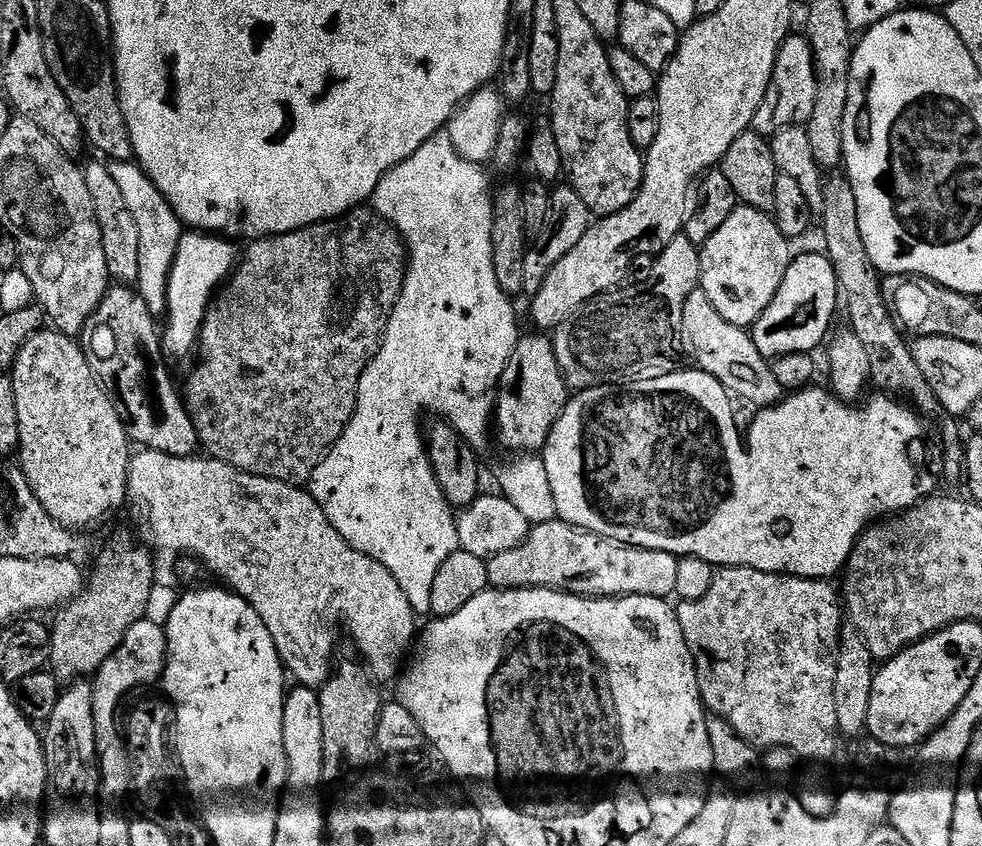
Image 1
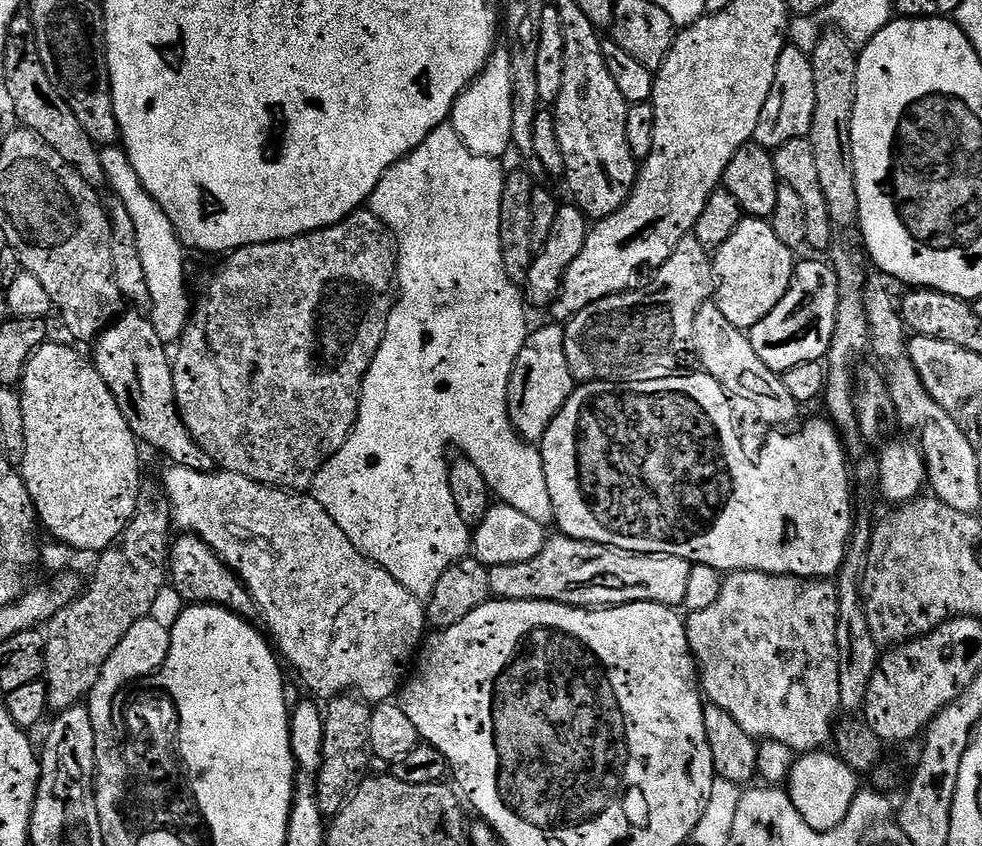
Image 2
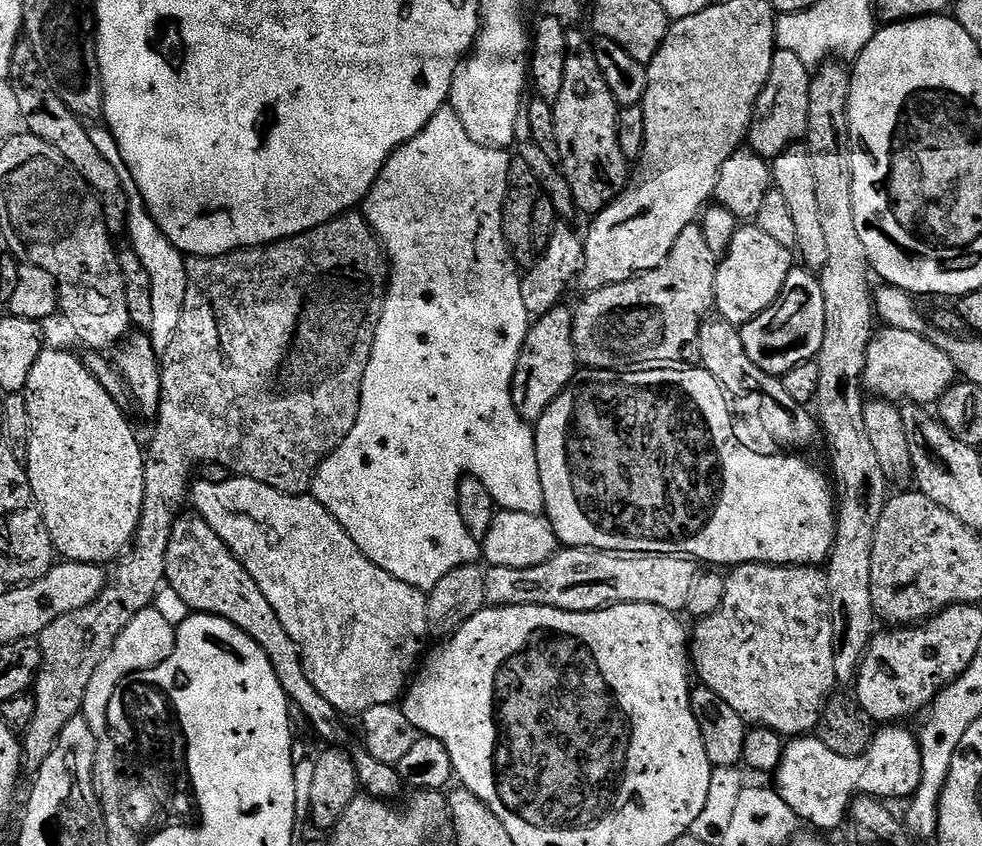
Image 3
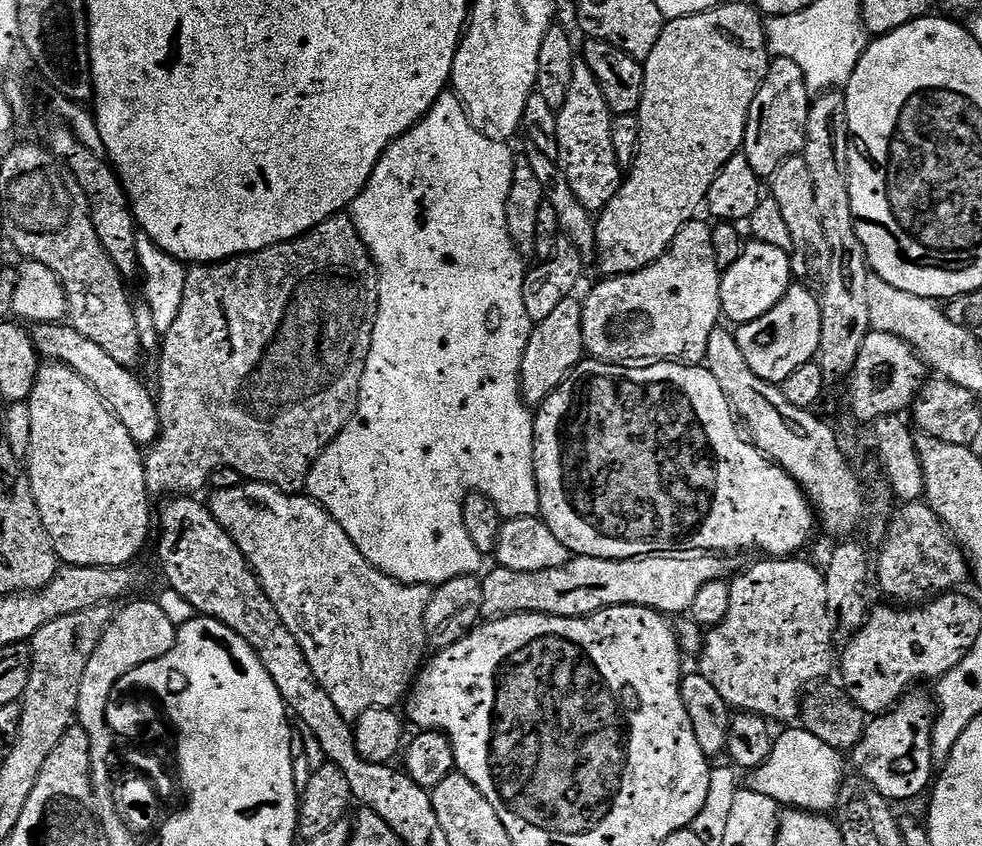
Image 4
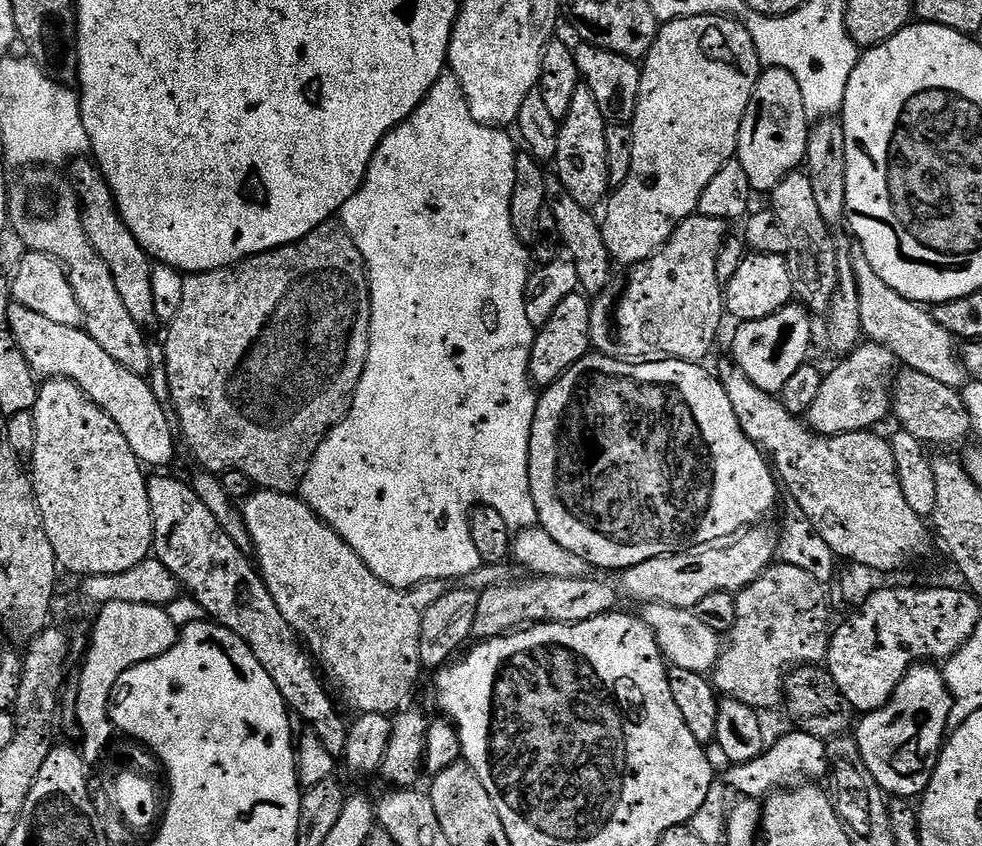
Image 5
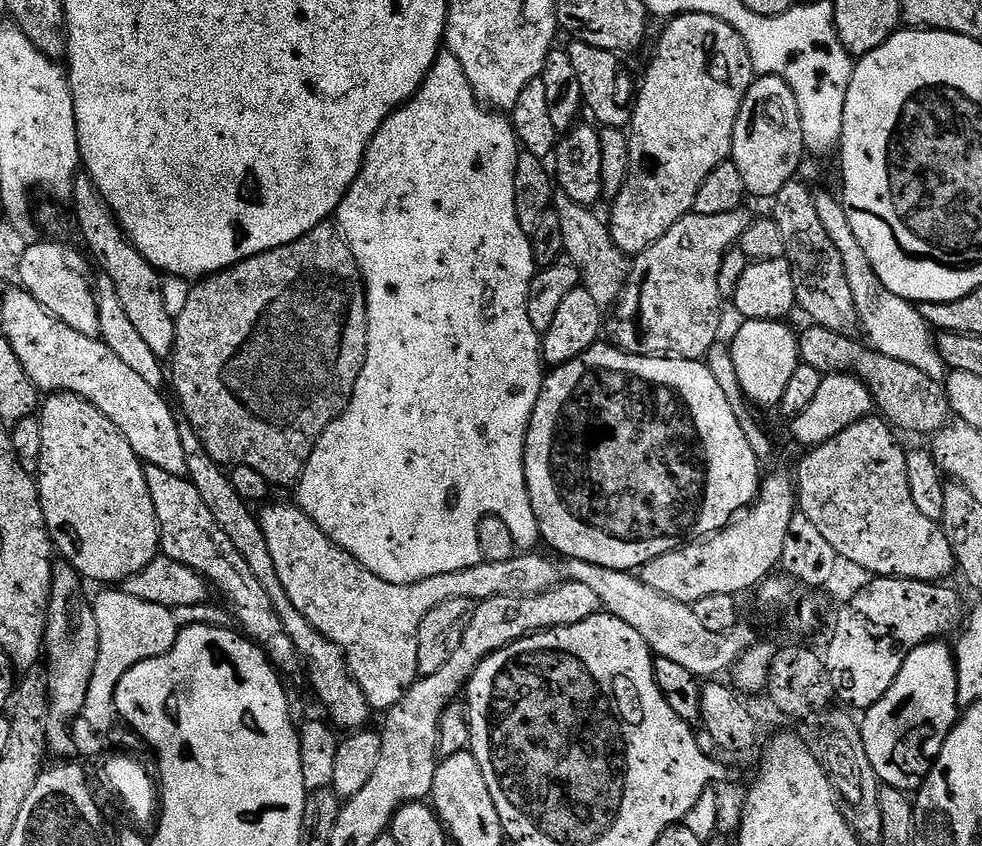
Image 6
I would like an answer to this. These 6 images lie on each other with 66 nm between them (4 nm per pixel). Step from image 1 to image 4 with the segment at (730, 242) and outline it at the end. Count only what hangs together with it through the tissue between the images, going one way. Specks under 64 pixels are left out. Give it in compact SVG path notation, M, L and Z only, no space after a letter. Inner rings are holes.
M752 240L745 243L742 254L738 254L738 262L723 269L720 277L720 310L723 319L729 320L729 325L739 326L762 318L762 314L774 310L774 306L782 302L793 283L792 257L789 253L778 250L778 246L766 246L766 242Z

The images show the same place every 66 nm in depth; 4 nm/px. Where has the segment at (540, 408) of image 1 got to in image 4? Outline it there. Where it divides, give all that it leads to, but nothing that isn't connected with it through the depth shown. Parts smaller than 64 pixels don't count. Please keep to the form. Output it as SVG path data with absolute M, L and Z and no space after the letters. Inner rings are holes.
M575 295L567 296L542 322L532 325L532 333L526 342L526 354L522 354L520 367L520 396L525 404L539 406L560 383L585 359L582 338L583 303Z

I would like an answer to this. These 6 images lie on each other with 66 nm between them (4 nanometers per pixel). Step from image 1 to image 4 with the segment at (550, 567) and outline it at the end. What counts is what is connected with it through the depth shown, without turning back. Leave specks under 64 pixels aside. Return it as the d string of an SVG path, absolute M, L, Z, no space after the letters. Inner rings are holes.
M706 552L657 554L629 560L577 556L568 559L566 566L533 572L506 570L496 566L482 580L483 615L499 618L516 616L519 612L537 612L547 616L593 616L604 608L633 604L676 618L691 613L694 598L702 591L702 586L706 586L706 582L728 580L733 575L732 564L728 560L731 559L727 555Z

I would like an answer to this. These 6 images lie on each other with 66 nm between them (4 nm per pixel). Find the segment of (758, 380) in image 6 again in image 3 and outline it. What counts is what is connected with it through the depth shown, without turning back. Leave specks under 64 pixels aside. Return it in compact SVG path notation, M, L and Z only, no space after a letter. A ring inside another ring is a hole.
M794 266L784 283L784 292L762 314L740 328L742 346L766 374L783 377L794 366L807 360L815 360L822 350L822 338L826 334L826 298L815 271L803 266Z

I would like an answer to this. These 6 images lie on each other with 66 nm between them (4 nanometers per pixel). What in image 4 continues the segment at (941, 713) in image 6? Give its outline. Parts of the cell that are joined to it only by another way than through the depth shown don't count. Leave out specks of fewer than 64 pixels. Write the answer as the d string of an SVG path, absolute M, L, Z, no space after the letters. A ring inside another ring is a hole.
M920 690L909 691L889 712L881 712L867 721L864 737L854 749L856 768L861 777L876 788L889 802L912 800L929 791L934 780L934 761L932 759L932 731L936 722L937 705L931 695L923 696Z

